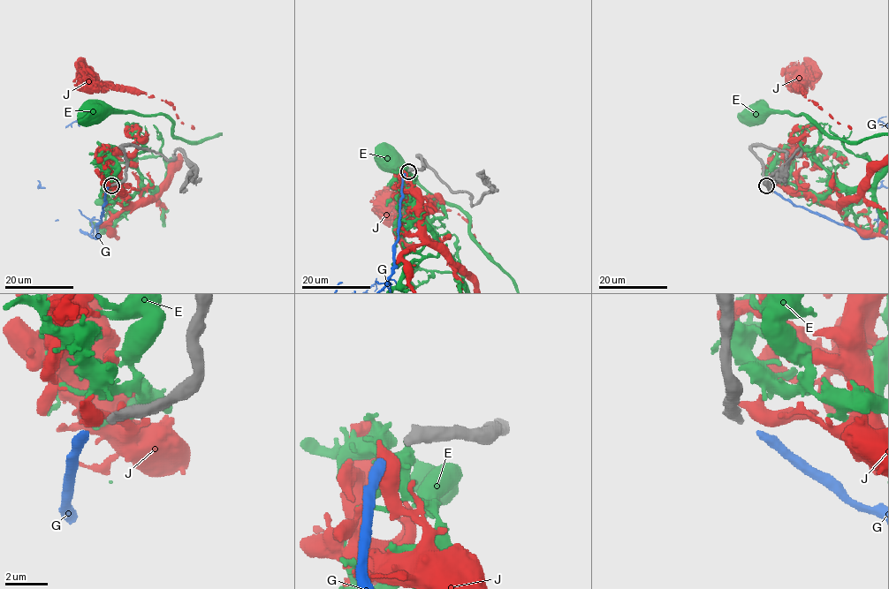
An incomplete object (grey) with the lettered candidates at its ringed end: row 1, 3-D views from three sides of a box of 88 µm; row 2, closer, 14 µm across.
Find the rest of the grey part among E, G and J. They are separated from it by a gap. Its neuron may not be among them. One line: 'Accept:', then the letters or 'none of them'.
Accept: G

